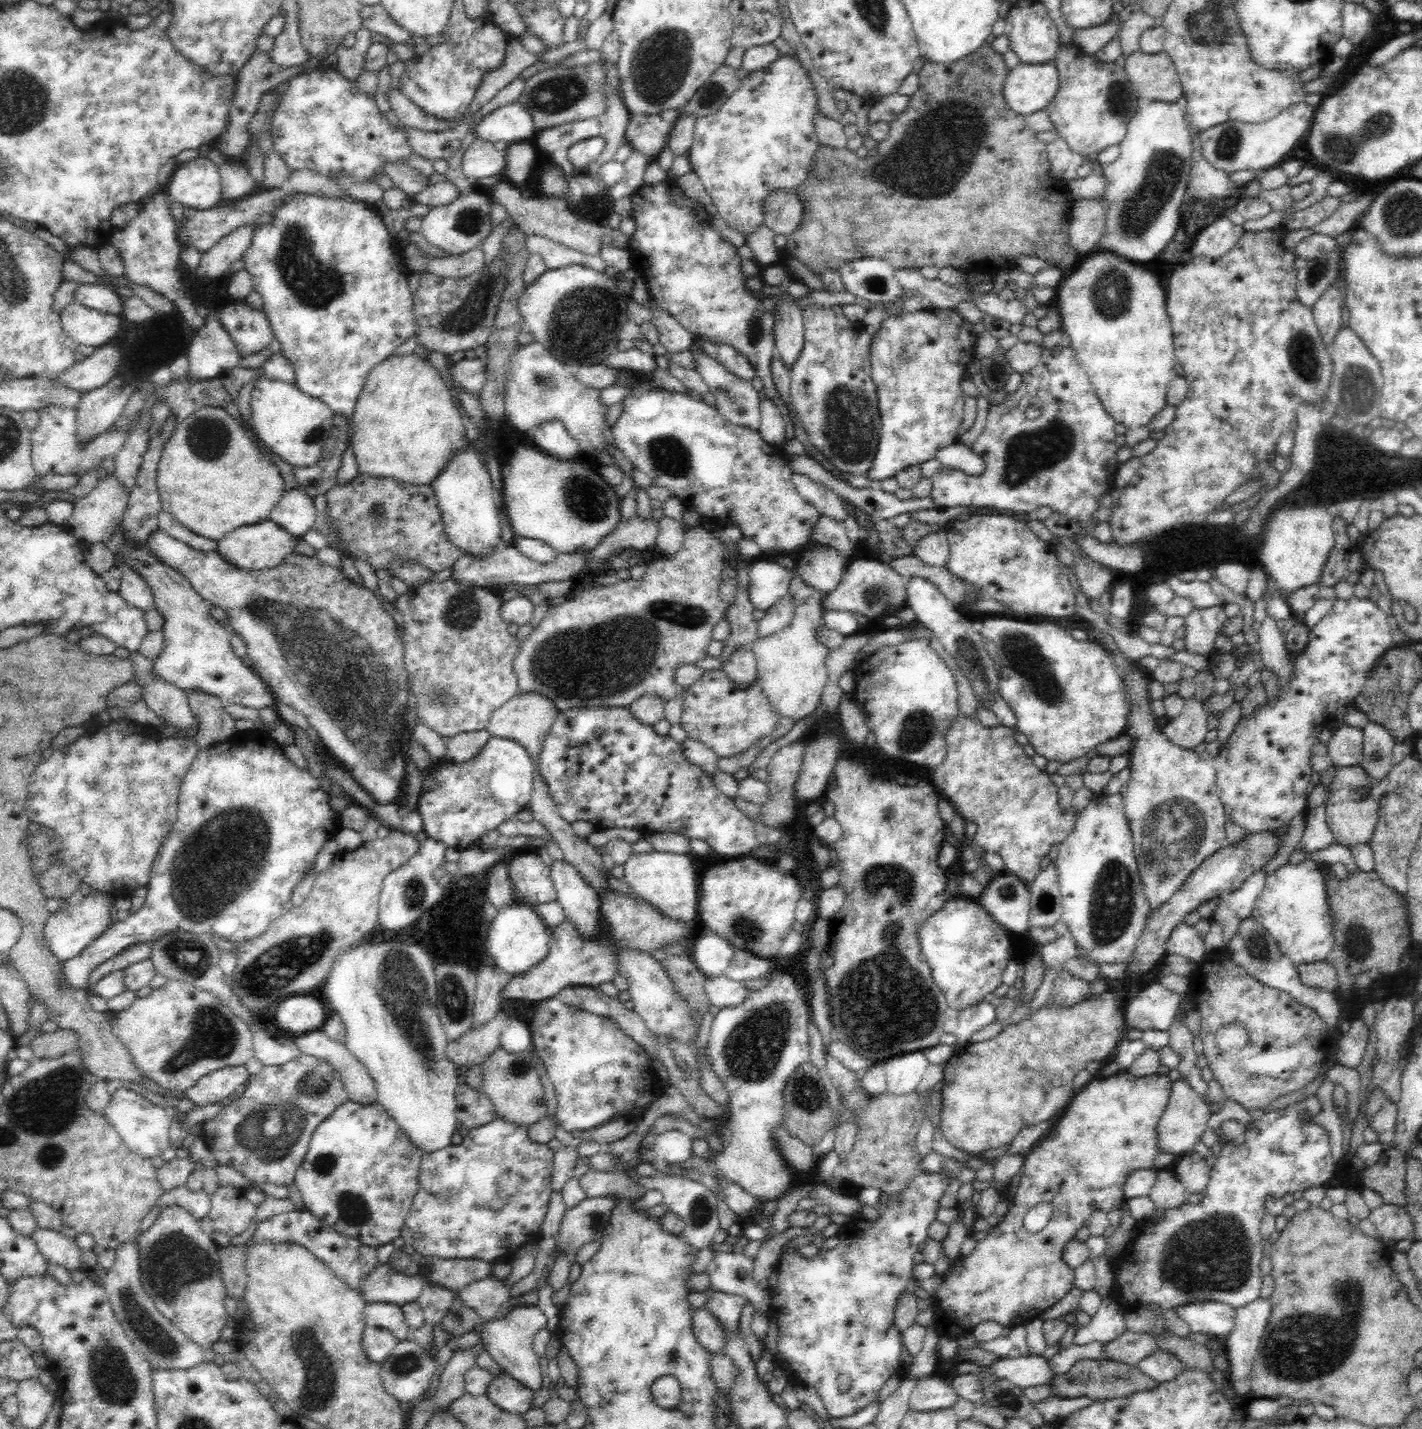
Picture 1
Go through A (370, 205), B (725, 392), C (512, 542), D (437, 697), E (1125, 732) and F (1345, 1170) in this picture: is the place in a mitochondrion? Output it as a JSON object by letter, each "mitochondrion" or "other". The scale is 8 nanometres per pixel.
{"A":"other","B":"mitochondrion","C":"other","D":"mitochondrion","E":"other","F":"other"}

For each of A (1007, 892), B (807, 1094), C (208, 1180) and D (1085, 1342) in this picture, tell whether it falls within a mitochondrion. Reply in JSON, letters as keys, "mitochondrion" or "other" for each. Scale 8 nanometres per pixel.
{"A":"mitochondrion","B":"mitochondrion","C":"other","D":"other"}

